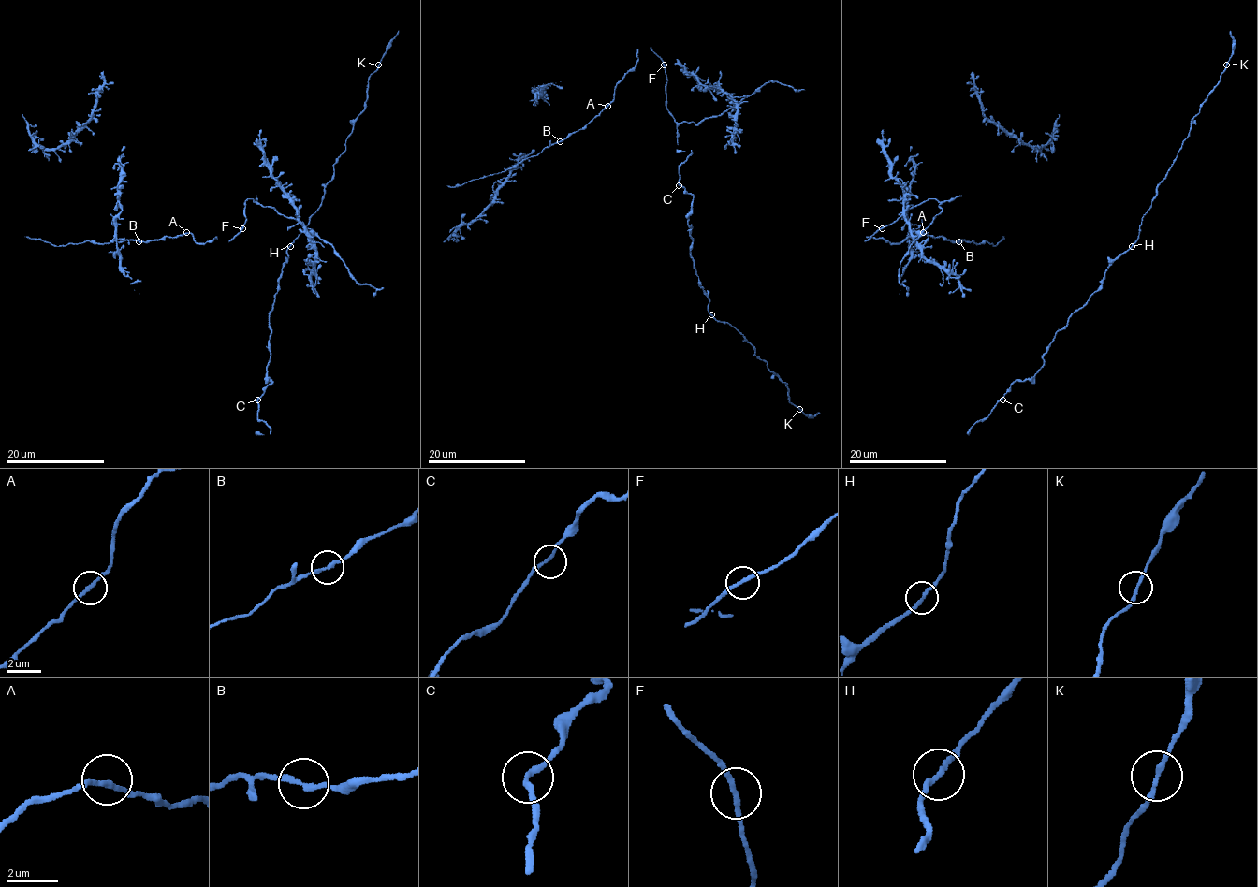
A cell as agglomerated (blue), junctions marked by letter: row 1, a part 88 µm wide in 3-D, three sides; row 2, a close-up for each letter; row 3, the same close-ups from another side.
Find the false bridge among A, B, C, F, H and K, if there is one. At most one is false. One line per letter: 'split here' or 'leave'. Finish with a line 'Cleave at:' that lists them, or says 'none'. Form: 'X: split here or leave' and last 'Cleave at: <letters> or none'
A: leave
B: leave
C: leave
F: leave
H: leave
K: leave
Cleave at: none

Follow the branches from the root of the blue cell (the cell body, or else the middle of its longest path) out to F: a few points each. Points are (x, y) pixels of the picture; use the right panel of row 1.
F: (941, 209), (935, 199), (928, 199), (911, 207), (882, 228)

